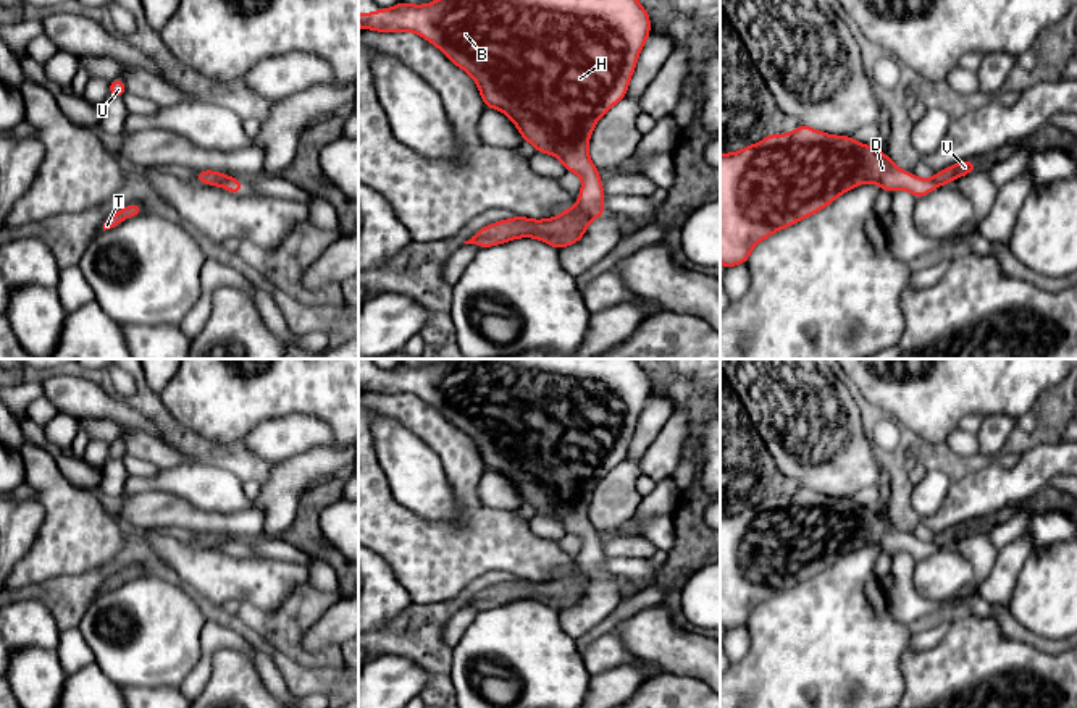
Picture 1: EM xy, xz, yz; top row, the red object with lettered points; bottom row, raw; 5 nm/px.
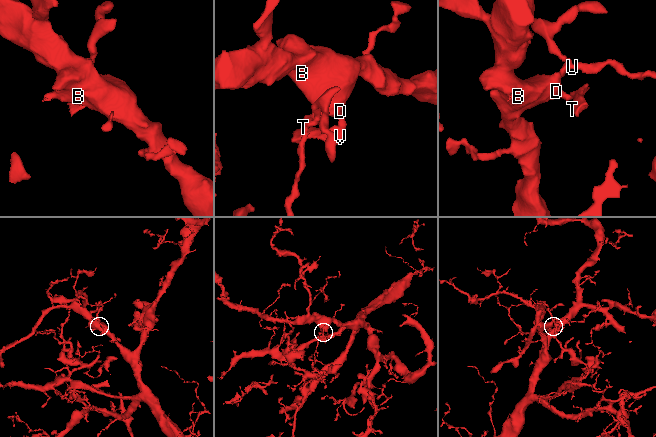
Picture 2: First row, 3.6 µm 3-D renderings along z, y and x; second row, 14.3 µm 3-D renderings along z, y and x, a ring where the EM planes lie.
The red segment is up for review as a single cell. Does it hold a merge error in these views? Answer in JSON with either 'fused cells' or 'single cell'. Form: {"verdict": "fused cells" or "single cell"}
{"verdict": "fused cells"}

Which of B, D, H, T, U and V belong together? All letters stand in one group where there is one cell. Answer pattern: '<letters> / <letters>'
B D H U / T V

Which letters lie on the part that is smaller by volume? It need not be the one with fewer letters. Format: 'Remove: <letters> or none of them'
Remove: T, V

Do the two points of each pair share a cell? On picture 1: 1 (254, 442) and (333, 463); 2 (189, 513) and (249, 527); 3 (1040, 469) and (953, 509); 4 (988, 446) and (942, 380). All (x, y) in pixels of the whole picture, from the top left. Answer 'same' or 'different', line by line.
1: different
2: same
3: same
4: different

